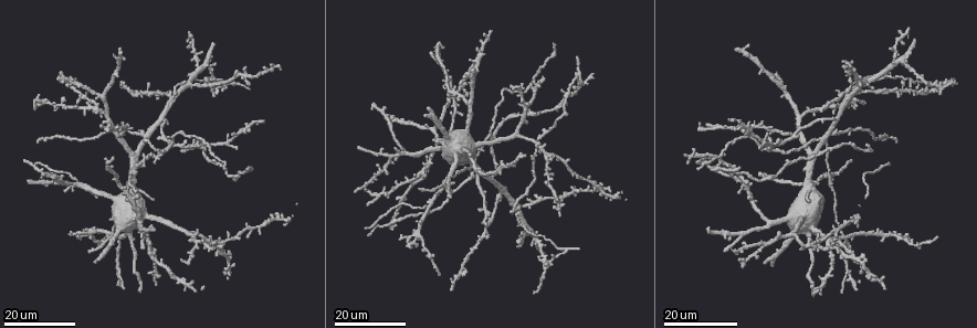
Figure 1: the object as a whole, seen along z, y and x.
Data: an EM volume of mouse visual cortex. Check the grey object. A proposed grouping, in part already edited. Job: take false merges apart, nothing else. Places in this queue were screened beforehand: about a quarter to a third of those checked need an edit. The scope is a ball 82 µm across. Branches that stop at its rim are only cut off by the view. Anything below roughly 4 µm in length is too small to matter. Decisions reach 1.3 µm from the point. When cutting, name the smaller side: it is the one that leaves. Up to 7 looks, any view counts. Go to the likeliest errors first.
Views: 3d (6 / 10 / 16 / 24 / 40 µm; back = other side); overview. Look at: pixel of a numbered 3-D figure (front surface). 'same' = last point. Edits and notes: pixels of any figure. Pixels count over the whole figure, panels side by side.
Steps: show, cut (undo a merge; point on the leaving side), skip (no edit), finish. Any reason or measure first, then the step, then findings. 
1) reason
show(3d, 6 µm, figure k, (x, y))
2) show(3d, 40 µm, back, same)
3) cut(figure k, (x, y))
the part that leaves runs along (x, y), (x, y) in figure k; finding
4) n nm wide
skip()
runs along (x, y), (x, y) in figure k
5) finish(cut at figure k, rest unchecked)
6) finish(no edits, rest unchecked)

four arms meet
show(3d, 16 µm, figure 1, (872, 80))

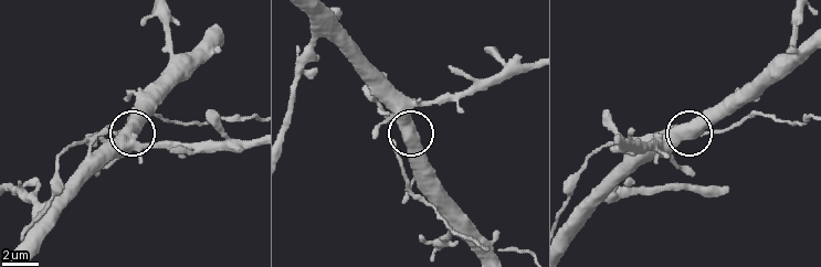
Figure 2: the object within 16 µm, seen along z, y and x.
show(3d, 10 µm, figure 2, (405, 136))

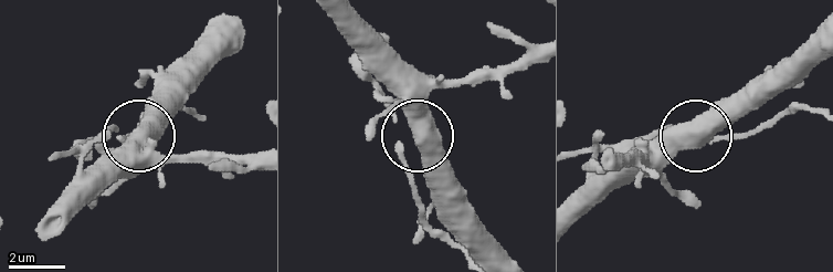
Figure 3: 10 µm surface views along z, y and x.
zoom in
show(3d, 6 µm, figure 3, (417, 133))

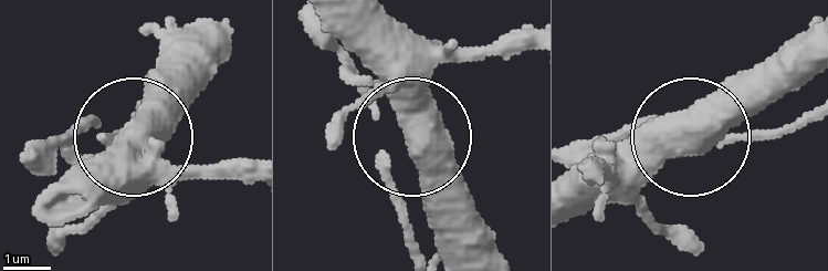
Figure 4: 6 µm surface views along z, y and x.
side arm 10 µm
skip()
runs along (335, 21), (406, 128), (390, 164), (402, 243) in figure 4; one cell here

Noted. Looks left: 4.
show(3d, 24 µm, figure 1, (843, 235))

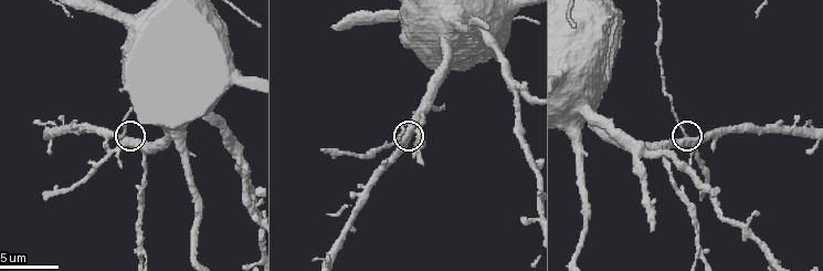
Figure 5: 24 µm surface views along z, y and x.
show(3d, 10 µm, figure 5, (124, 134))

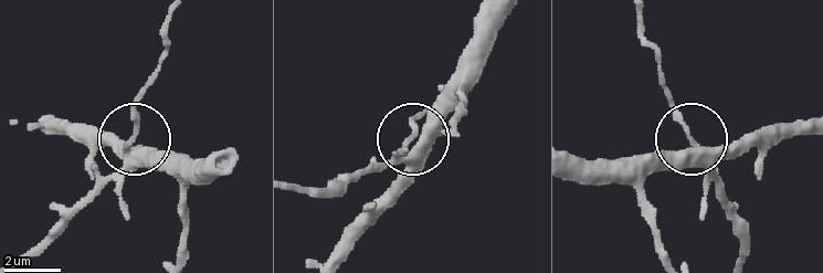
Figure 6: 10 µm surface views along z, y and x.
310 nm wide
skip()
continuous, no second cell

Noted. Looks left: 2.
three arms meet
show(3d, 24 µm, figure 1, (535, 113))

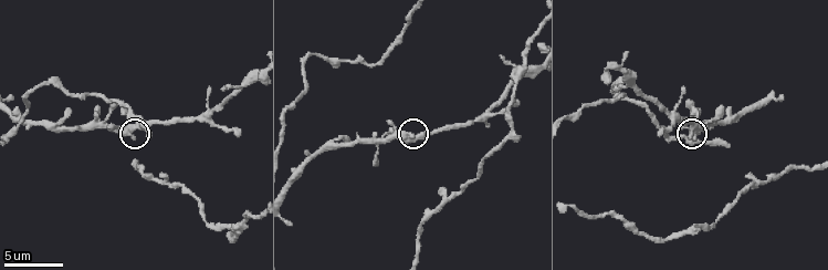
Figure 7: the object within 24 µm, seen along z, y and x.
zoom in
show(3d, 6 µm, figure 7, (133, 127))

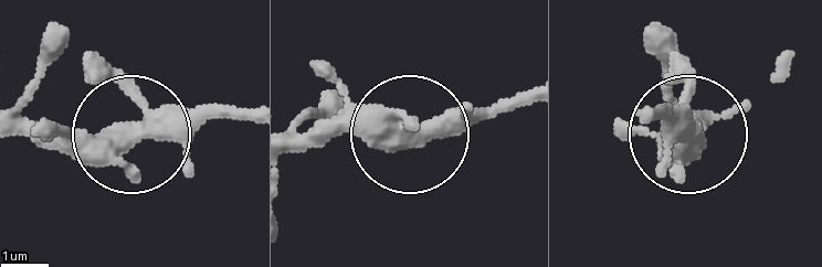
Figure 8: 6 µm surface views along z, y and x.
skip()
runs along (11, 138), (106, 149), (249, 114) in figure 8; one cell here

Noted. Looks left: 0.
finish(no edits, rest unchecked)

